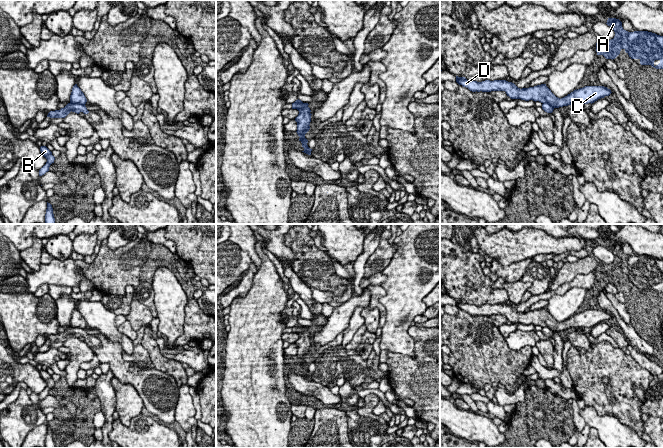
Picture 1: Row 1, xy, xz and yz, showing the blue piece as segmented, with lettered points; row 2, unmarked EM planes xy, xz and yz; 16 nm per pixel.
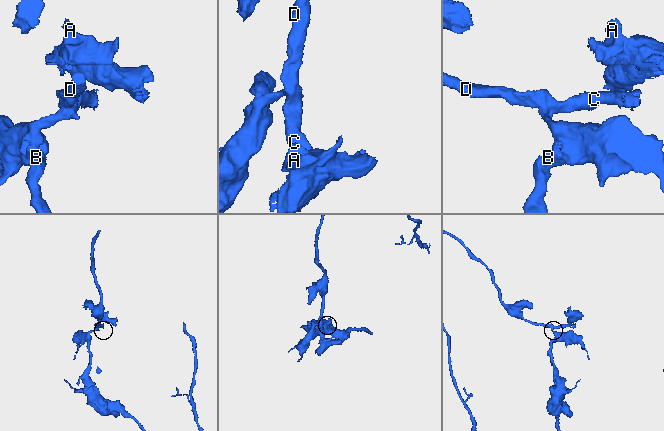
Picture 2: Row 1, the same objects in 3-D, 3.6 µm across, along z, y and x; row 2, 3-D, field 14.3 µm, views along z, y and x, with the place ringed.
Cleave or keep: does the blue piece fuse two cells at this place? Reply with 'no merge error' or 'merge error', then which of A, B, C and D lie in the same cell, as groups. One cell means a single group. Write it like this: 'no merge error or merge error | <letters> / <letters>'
merge error | A C D / B

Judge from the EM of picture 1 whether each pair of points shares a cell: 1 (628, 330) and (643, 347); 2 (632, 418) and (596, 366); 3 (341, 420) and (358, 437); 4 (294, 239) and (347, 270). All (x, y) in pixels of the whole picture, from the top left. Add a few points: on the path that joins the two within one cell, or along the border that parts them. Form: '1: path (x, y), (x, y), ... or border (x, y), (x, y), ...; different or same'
1: path (631, 334), (639, 343); same
2: path (627, 403), (623, 396), (623, 386), (611, 374); same
3: border (344, 411), (347, 417), (347, 433), (349, 437); different
4: border (330, 257), (335, 272), (347, 279); different

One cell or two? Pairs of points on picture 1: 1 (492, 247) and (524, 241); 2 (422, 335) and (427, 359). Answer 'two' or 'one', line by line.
1: one
2: one

